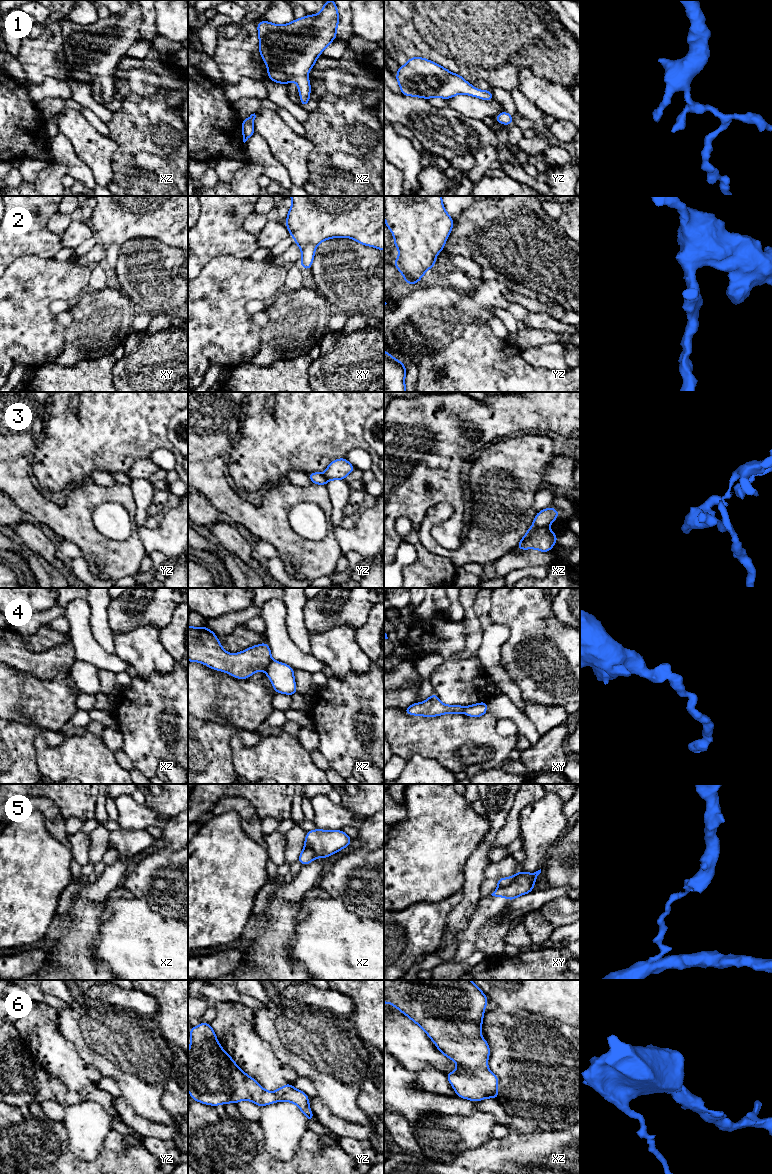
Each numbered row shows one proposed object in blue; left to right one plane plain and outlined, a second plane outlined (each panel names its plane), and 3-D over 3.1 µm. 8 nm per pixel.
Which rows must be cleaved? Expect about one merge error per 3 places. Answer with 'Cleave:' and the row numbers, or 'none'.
Cleave: 3, 4, 5

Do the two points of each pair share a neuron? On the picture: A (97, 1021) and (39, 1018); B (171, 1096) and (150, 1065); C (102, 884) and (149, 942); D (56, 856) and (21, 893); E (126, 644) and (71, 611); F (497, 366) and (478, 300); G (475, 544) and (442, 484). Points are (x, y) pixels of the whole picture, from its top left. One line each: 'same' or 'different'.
A: different
B: different
C: different
D: same
E: different
F: different
G: different

